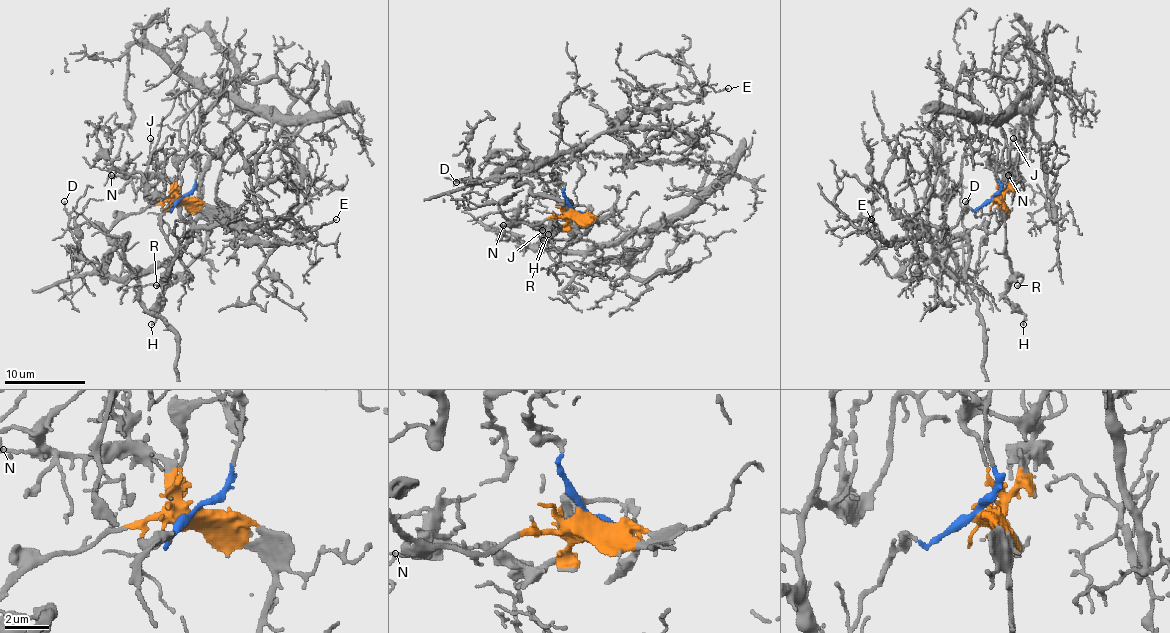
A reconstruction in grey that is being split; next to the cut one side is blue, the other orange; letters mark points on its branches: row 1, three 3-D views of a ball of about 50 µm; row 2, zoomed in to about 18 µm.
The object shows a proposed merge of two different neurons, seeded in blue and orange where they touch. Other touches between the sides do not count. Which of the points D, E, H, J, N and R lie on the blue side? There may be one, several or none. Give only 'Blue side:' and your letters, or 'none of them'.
Blue side: D, E

